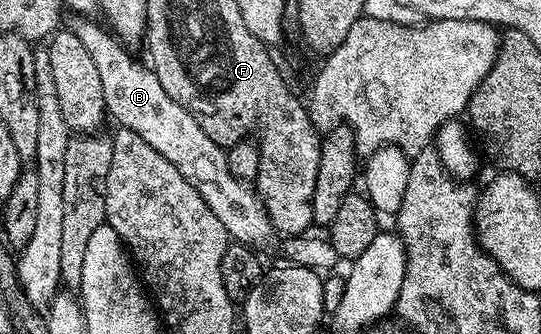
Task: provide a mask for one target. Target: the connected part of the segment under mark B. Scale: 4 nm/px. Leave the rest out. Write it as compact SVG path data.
M81 19L77 22L73 30L87 53L94 58L108 118L114 119L120 129L139 133L155 153L167 157L167 161L171 161L171 165L175 165L175 169L179 169L179 173L197 190L199 197L203 197L211 213L223 221L223 229L227 229L234 244L252 249L267 246L275 238L275 232L265 206L249 183L241 183L232 177L226 148L211 141L211 137L199 129L199 121L195 121L195 117L191 117L191 113L187 113L187 109L177 101L171 100L153 69L148 64L140 65L134 61L132 54L108 30L91 23L93 21Z

